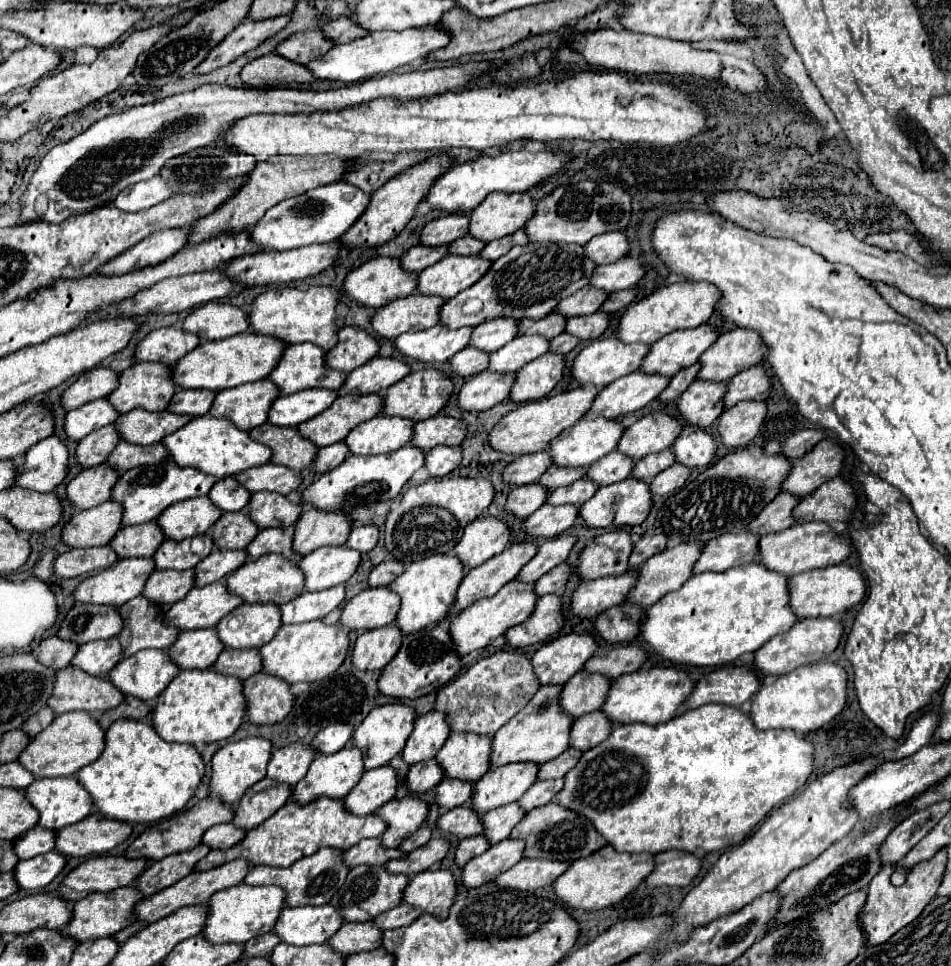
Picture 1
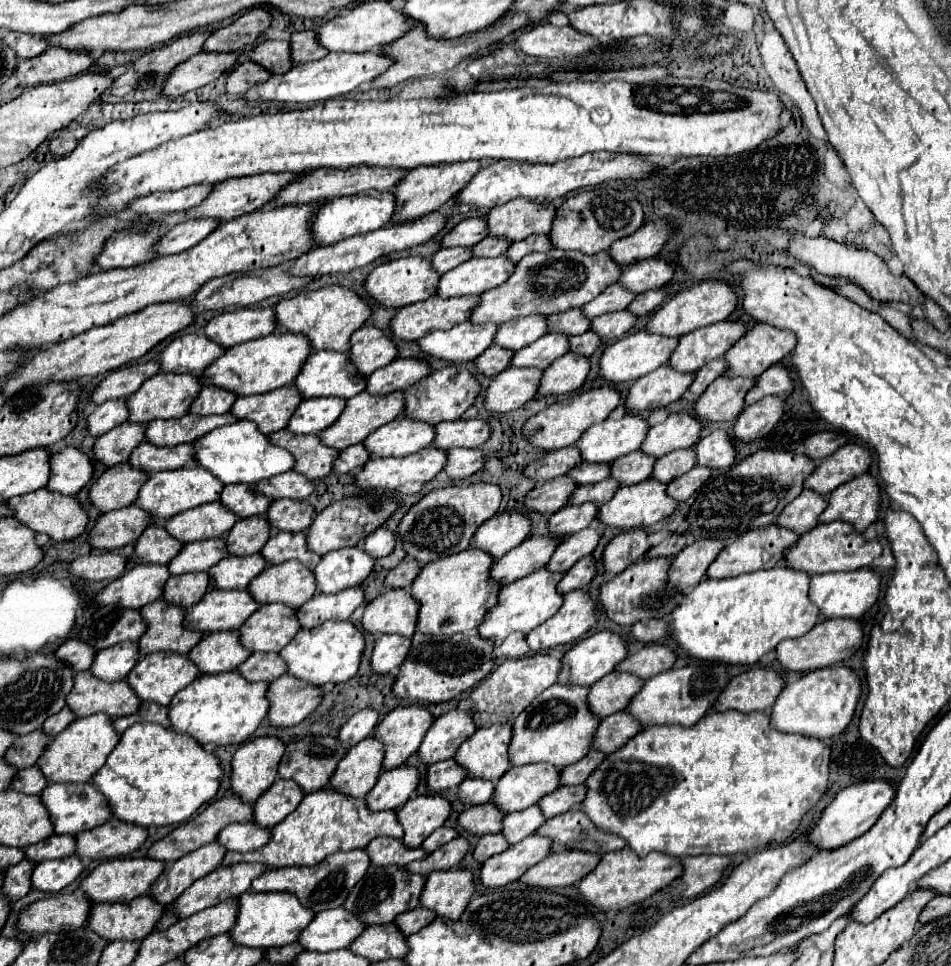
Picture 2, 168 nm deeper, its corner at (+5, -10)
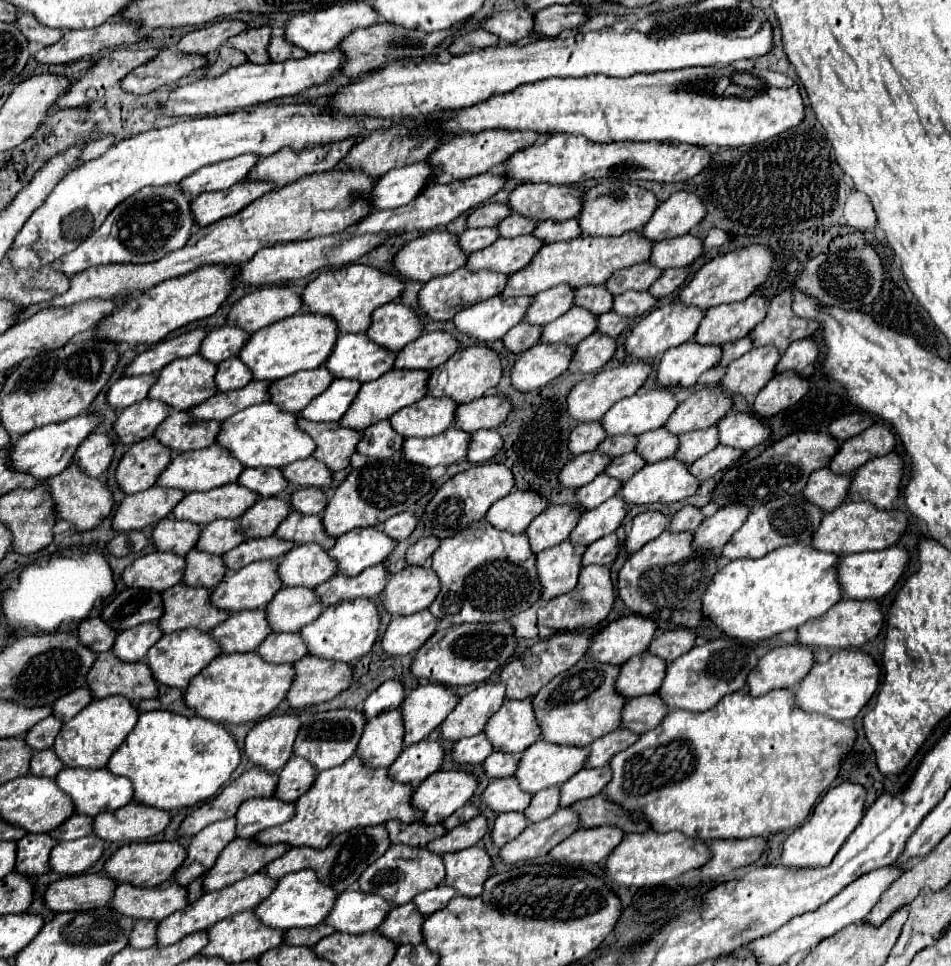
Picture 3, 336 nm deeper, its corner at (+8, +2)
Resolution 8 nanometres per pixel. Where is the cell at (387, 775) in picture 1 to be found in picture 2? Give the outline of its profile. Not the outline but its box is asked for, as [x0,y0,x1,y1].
[365,766,419,810]

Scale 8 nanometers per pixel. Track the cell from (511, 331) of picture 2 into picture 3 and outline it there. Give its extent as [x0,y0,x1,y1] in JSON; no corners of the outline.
[526,284,574,324]

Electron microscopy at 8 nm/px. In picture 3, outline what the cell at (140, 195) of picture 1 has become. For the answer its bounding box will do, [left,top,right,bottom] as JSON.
[180,154,260,196]

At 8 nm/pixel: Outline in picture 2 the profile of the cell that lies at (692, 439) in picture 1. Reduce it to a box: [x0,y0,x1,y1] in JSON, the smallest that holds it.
[693,430,735,470]

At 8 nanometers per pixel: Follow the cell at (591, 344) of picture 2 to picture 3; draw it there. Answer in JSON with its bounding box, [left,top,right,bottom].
[598,312,632,336]

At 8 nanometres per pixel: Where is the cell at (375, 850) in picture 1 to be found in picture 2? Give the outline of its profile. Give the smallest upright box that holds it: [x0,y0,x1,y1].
[365,836,427,866]

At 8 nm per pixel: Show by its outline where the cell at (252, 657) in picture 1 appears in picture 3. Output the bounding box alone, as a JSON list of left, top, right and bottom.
[258,632,308,664]

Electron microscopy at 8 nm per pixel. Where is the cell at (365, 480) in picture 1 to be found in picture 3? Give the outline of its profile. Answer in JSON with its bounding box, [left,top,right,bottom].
[402,428,470,468]

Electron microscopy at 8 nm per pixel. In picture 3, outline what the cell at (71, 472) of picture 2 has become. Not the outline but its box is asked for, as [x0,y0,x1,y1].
[74,434,114,476]

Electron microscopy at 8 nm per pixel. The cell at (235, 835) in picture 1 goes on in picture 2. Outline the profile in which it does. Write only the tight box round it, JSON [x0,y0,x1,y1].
[217,822,269,854]

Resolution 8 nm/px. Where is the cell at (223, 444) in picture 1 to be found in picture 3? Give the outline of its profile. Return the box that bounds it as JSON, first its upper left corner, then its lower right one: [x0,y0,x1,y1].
[218,402,316,468]

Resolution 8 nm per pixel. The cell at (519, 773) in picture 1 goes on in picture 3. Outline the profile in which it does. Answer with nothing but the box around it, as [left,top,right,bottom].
[516,740,588,794]

